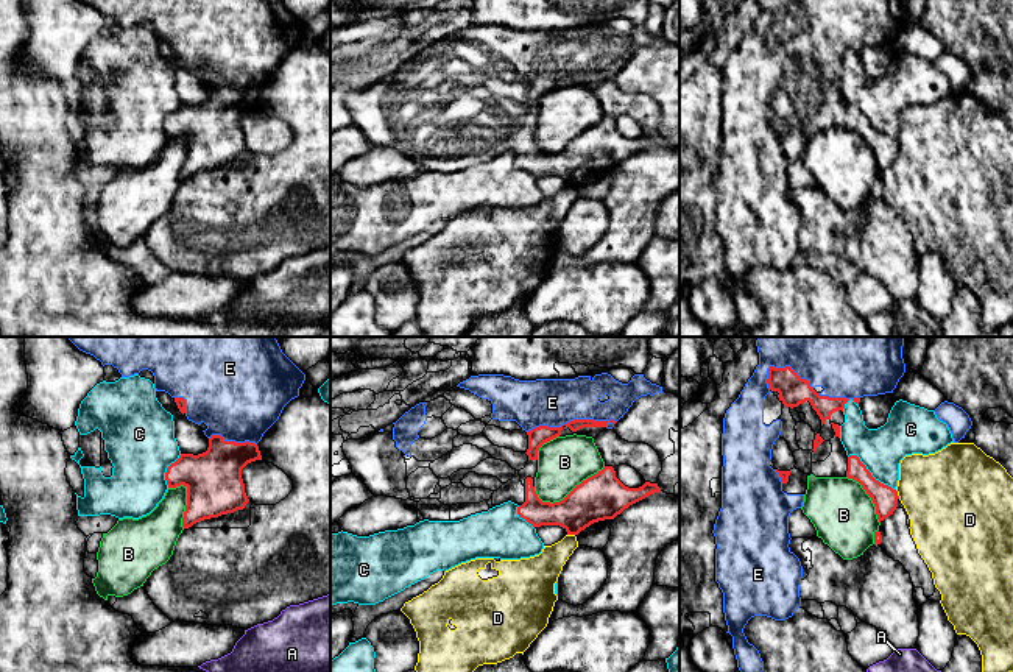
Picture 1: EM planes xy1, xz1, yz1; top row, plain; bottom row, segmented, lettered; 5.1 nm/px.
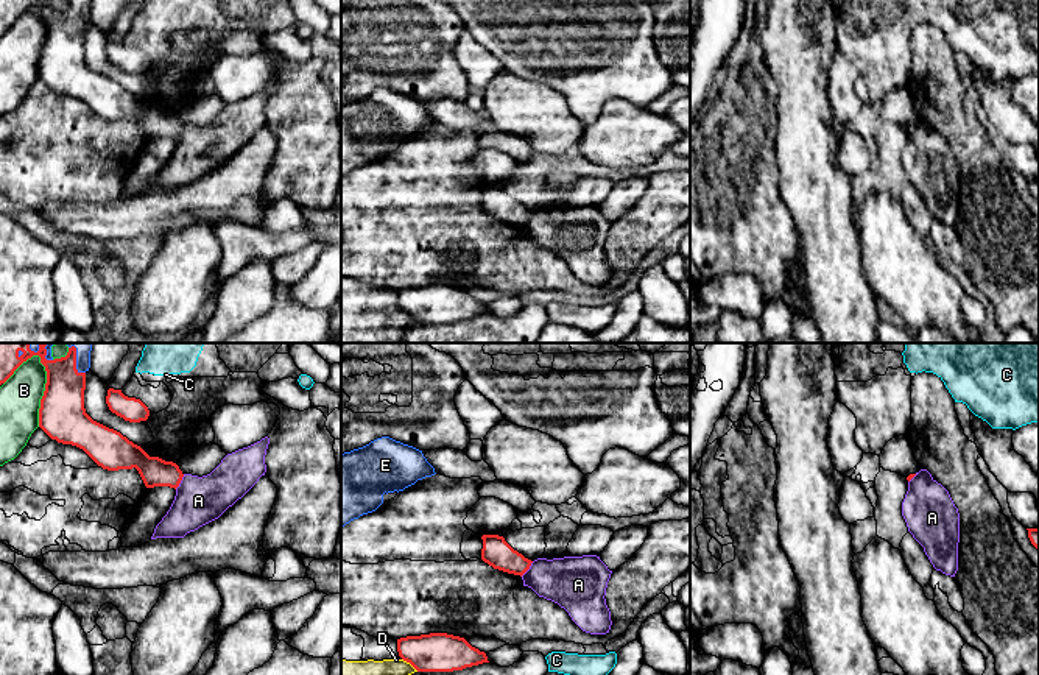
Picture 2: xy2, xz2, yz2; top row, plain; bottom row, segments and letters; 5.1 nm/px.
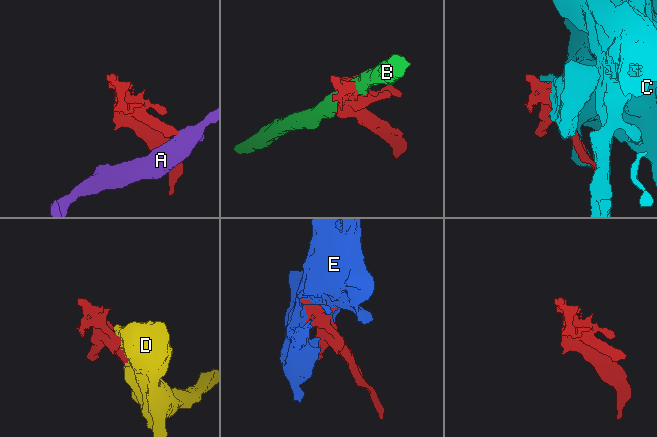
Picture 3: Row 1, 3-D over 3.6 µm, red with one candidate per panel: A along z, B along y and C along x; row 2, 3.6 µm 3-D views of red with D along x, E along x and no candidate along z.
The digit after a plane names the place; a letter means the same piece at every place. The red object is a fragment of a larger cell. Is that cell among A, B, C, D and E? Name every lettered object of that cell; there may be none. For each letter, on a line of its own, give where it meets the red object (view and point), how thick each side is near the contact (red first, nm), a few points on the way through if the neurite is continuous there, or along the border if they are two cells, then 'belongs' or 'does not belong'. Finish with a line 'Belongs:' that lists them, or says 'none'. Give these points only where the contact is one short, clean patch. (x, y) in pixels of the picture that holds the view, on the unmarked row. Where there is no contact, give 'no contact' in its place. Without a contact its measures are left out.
A: contact xy2 (179, 133); calibres 150 and 240 nm; border xy2 (184, 125), (175, 139); does not belong
B: contact xy2 (45, 39); calibres 240 and 220 nm; does not belong
C: contact yz1 (870, 123); calibres 130 and 220 nm; does not belong
D: contact xz2 (410, 314); calibres 200 and 320 nm; does not belong
E: contact xz1 (571, 72); calibres 60 and 240 nm; belongs
Belongs: E

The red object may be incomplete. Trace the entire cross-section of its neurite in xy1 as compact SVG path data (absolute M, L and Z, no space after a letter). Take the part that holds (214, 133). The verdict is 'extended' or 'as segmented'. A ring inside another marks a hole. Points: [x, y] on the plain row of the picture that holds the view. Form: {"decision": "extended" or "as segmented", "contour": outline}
{"decision": "extended", "contour": "M79 0L94 6L101 16L112 16L122 28L148 20L154 27L156 42L168 44L179 62L195 75L207 76L206 103L181 104L167 118L168 139L184 136L187 156L182 178L243 161L249 153L245 143L242 120L262 111L257 94L279 70L284 58L299 47L305 25L282 3L282 0Z"}

